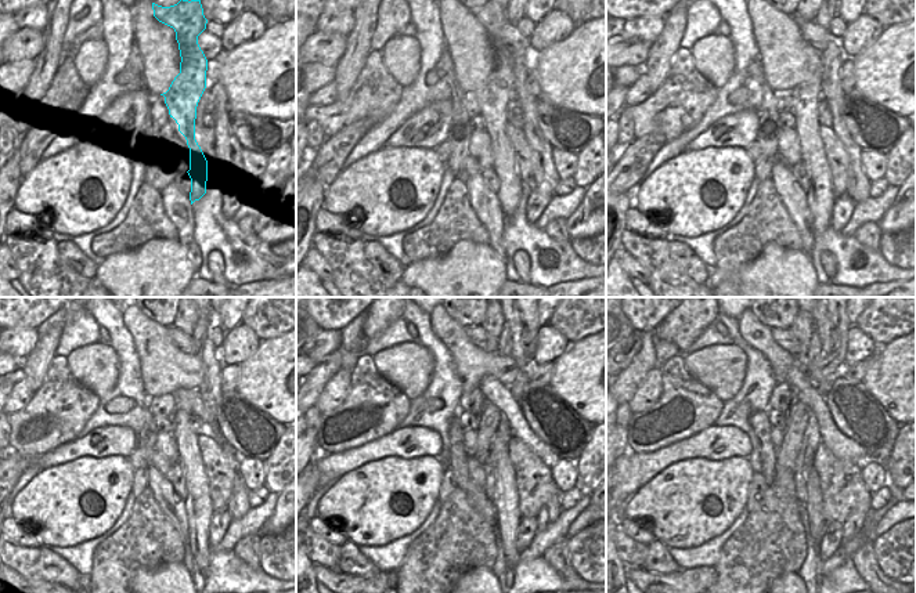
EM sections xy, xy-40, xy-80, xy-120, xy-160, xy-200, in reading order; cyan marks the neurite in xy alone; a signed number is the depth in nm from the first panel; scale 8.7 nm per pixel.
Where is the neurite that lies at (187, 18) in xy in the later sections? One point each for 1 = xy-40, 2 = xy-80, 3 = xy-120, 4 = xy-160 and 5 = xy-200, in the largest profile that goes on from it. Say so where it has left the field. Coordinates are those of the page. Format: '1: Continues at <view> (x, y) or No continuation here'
1: Continues at xy-40 (493, 97)
2: Continues at xy-80 (805, 96)
3: Continues at xy-120 (198, 505)
4: Continues at xy-160 (505, 501)
5: Continues at xy-200 (818, 524)

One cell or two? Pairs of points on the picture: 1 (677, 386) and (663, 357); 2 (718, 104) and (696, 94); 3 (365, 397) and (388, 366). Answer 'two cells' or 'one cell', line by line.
1: two cells
2: two cells
3: two cells

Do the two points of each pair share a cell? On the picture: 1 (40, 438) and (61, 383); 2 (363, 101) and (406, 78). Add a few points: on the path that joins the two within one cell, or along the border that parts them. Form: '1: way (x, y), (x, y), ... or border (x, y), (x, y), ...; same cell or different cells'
1: way (43, 425), (61, 407), (61, 397); same cell
2: border (381, 54), (385, 68), (403, 86); different cells

